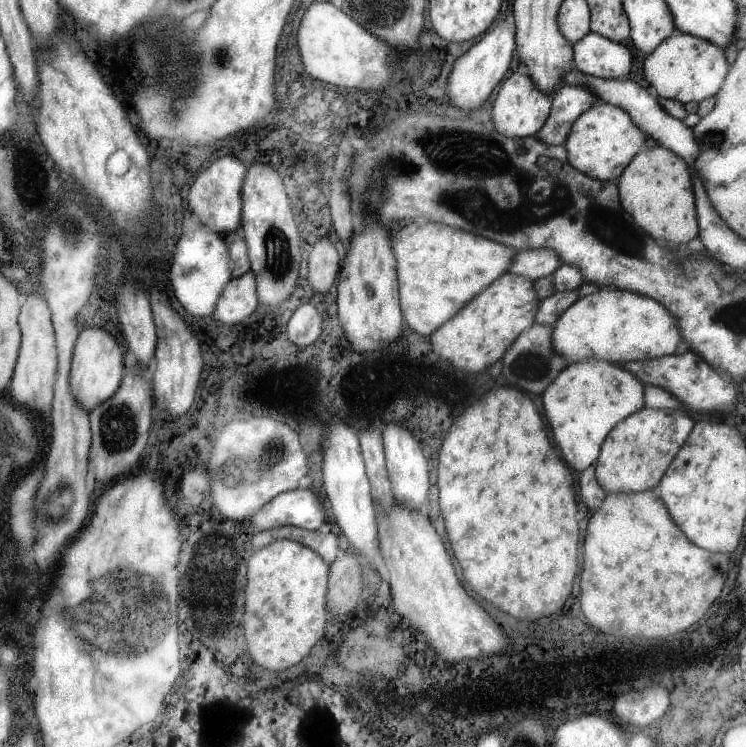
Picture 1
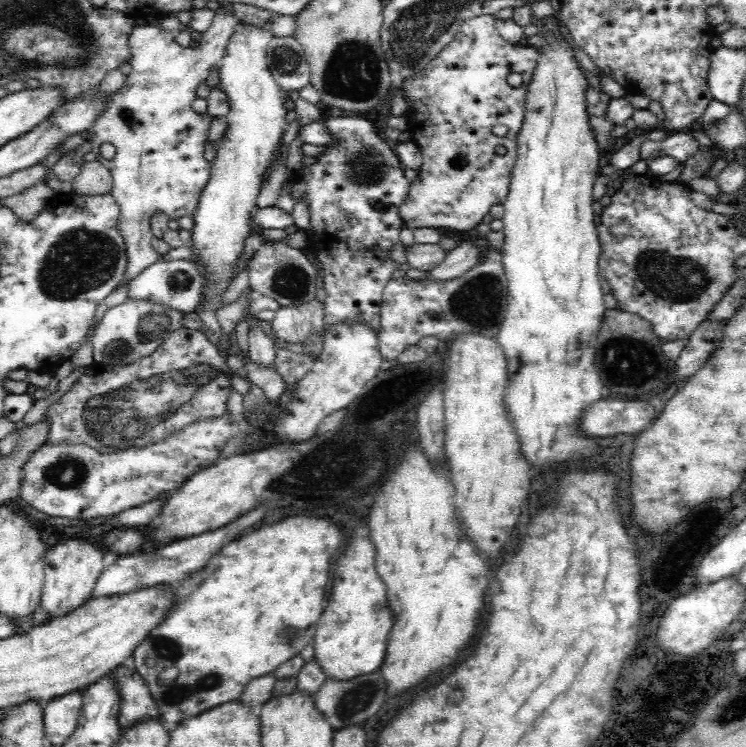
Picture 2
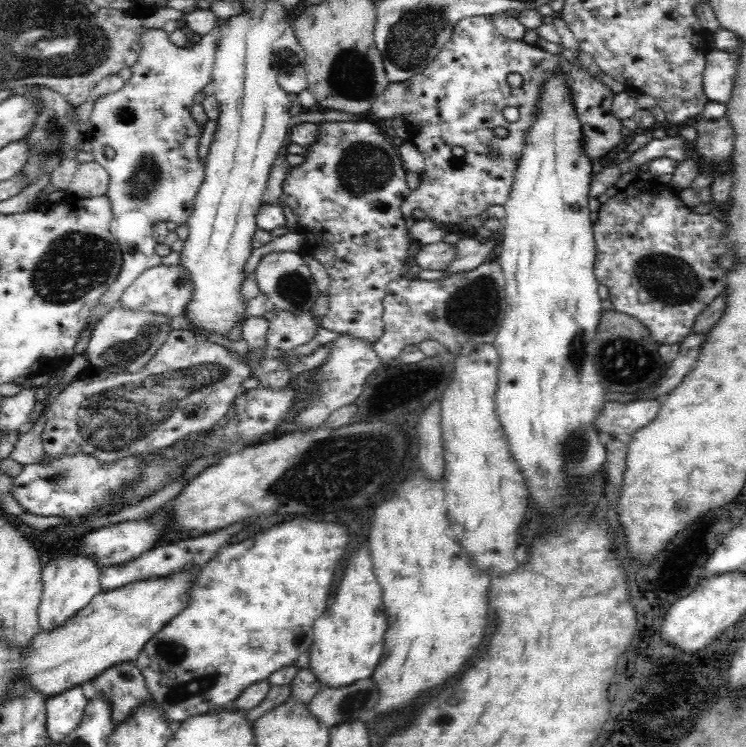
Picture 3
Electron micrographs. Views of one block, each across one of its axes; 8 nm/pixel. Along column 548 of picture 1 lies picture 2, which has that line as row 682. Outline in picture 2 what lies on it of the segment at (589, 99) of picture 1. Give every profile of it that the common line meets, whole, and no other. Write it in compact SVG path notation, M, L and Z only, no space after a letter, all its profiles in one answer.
M133 663L118 666L109 675L118 686L120 704L117 719L121 728L130 728L146 718L160 717L151 692Z

